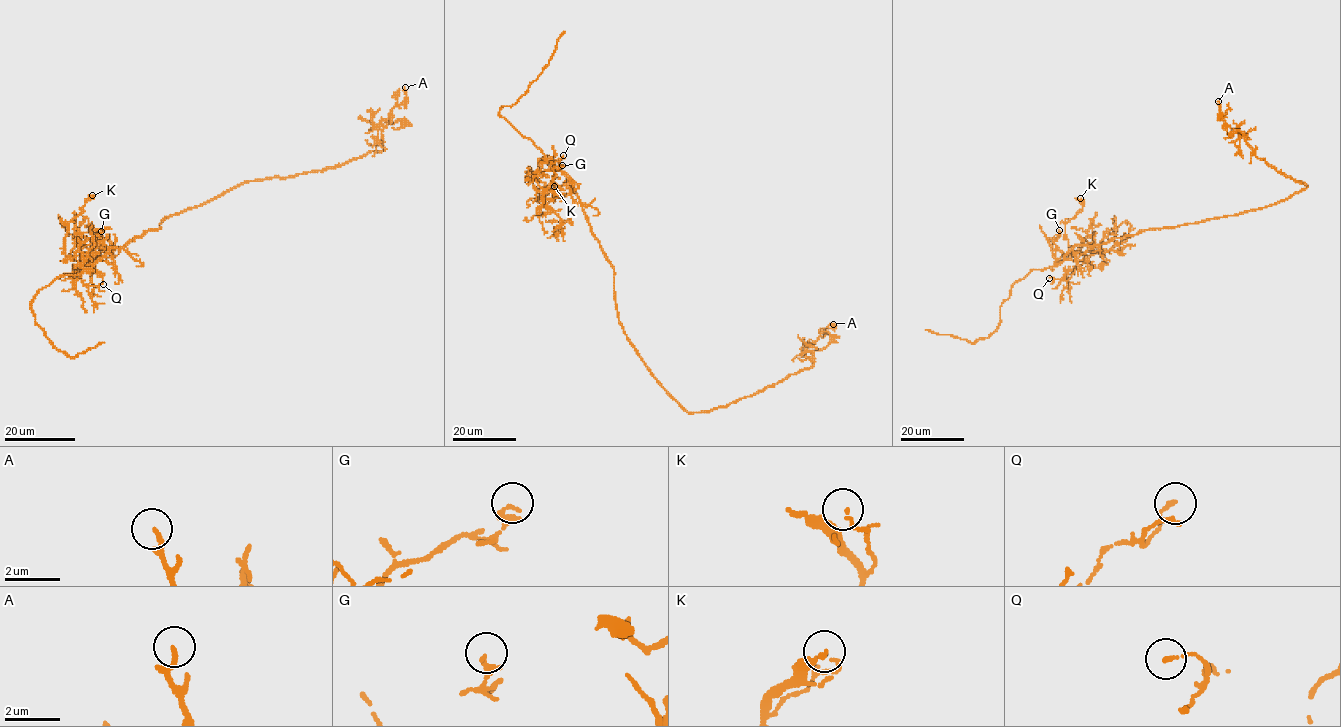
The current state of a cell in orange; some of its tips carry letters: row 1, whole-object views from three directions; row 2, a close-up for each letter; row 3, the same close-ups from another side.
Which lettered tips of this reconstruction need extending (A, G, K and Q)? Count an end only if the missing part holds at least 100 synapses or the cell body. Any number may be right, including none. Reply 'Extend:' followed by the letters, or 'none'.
Extend: none

